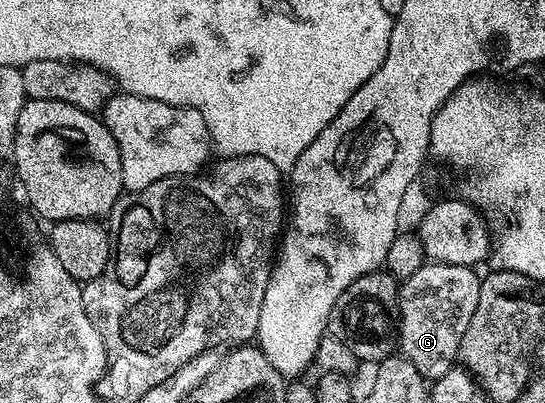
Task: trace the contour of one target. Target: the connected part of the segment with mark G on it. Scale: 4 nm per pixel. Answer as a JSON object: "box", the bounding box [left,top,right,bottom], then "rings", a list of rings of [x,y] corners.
{"box":[397,262,481,382],"rings":[[[427,262],[399,285],[397,348],[404,358],[417,366],[417,370],[428,382],[441,379],[449,369],[456,367],[461,338],[465,338],[465,326],[469,326],[469,318],[473,318],[473,310],[477,310],[481,279],[480,273],[477,273],[475,268]]]}

